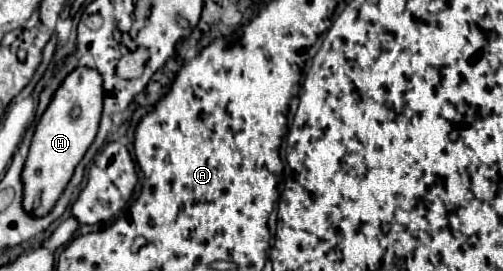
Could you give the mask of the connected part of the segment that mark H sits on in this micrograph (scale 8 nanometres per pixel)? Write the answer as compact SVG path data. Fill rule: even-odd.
M77 66L73 72L65 76L61 86L55 90L47 110L39 118L33 134L33 142L29 148L29 156L23 168L23 208L25 212L31 212L33 216L45 216L55 200L61 196L63 188L67 186L67 180L71 178L71 172L95 140L101 112L103 112L103 78L97 72L97 68ZM73 108L81 108L79 118L73 118Z

